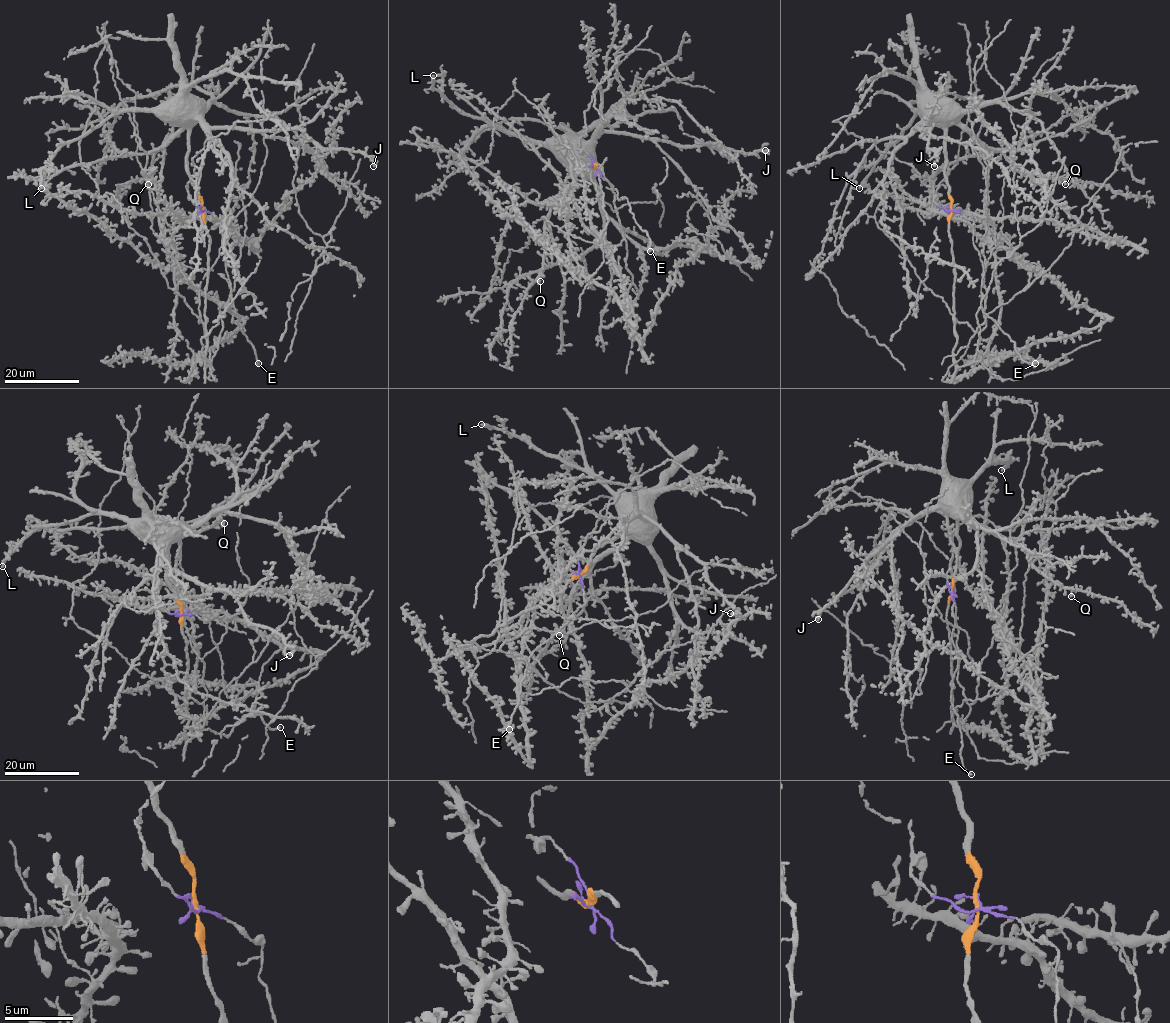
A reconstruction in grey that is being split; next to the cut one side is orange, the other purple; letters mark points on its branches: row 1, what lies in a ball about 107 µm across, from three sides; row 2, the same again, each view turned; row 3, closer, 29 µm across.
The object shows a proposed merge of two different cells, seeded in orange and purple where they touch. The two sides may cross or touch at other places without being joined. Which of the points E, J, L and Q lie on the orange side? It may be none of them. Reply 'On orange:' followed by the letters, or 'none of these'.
On orange: J, L, Q

